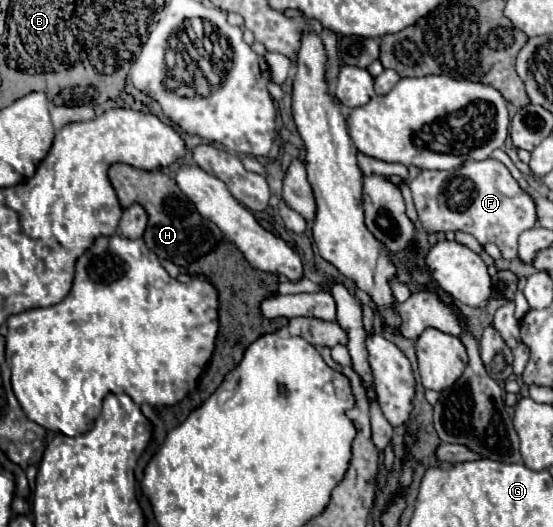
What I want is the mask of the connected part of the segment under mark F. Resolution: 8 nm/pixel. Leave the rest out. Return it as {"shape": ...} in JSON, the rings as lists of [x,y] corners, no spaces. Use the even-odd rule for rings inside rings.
{"shape":[[[497,159],[465,161],[457,169],[423,169],[411,181],[411,193],[419,221],[425,231],[465,231],[479,243],[495,243],[503,259],[517,257],[517,239],[523,231],[537,227],[537,209],[529,193],[513,179],[509,169]]]}

